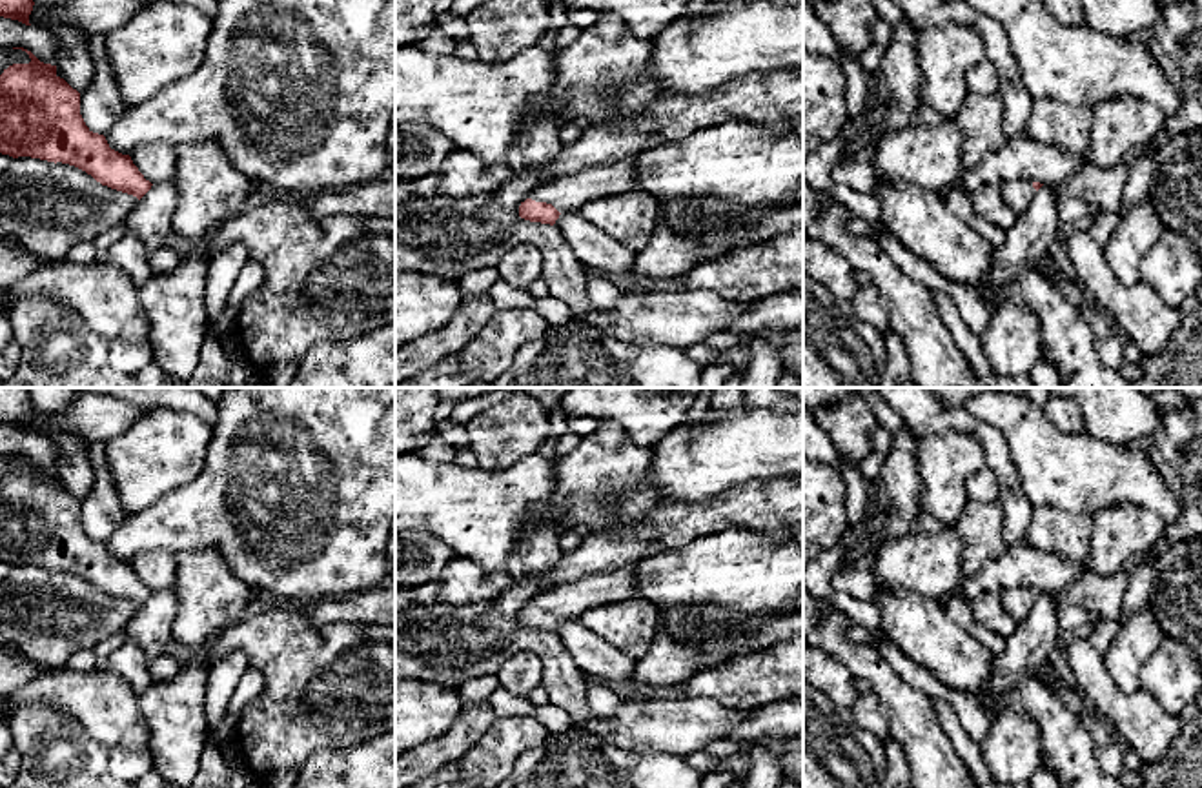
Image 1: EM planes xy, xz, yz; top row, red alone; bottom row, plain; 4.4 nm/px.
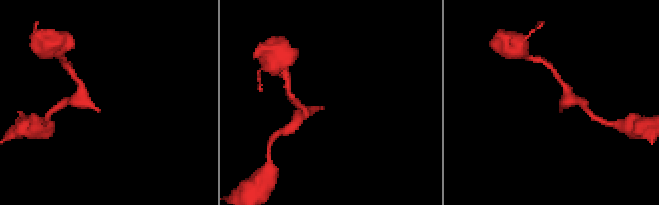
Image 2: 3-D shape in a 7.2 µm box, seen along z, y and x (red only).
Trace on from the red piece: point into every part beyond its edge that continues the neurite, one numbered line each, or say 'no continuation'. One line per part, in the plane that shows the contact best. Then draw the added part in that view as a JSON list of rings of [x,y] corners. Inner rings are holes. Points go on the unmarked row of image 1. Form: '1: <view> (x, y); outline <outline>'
1: xz (569, 601); outline [[[643,559],[599,575],[581,577],[576,582],[557,584],[532,599],[528,606],[552,611],[559,621],[572,621],[596,604],[637,599],[636,571]]]

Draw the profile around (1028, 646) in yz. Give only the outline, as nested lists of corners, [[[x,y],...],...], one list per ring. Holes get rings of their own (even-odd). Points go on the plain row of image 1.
[[[1044,591],[1029,615],[1016,622],[1003,652],[994,655],[982,695],[974,697],[987,712],[993,701],[1013,692],[1025,677],[1033,677],[1034,670],[1047,661],[1047,653],[1056,648],[1062,631],[1058,610],[1054,593]]]

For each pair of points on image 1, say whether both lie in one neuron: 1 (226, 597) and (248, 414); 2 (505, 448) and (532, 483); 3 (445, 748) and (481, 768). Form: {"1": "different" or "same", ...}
{"1": "different", "2": "different", "3": "different"}

